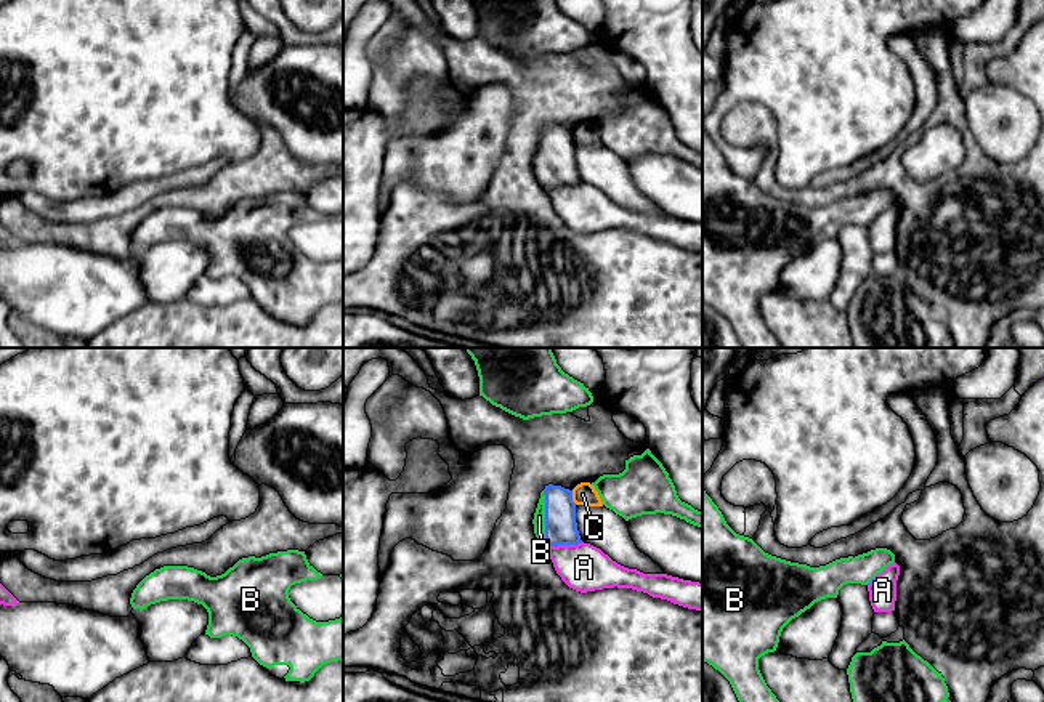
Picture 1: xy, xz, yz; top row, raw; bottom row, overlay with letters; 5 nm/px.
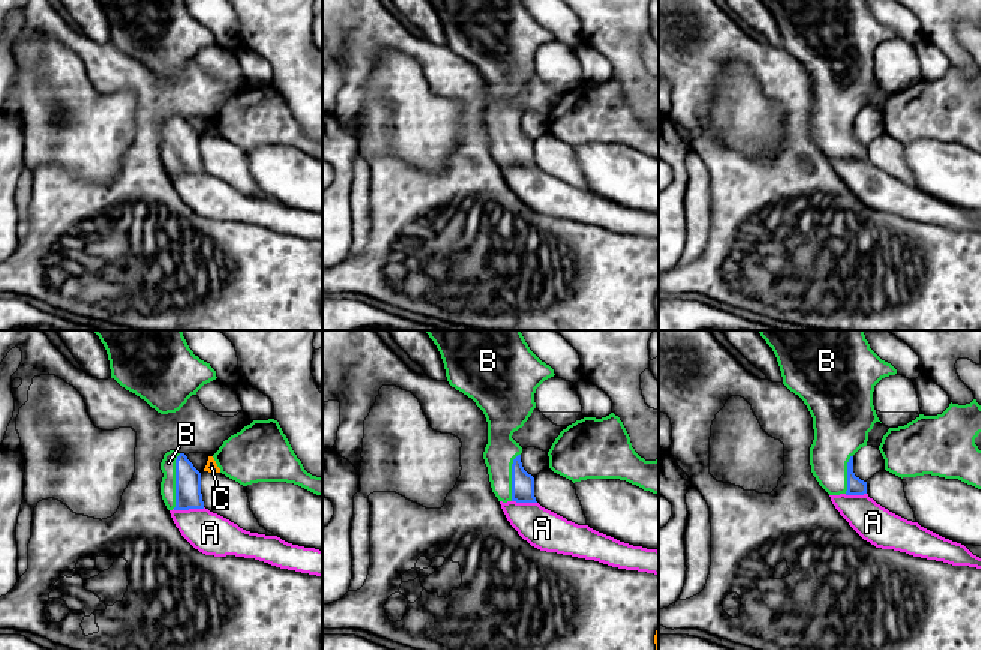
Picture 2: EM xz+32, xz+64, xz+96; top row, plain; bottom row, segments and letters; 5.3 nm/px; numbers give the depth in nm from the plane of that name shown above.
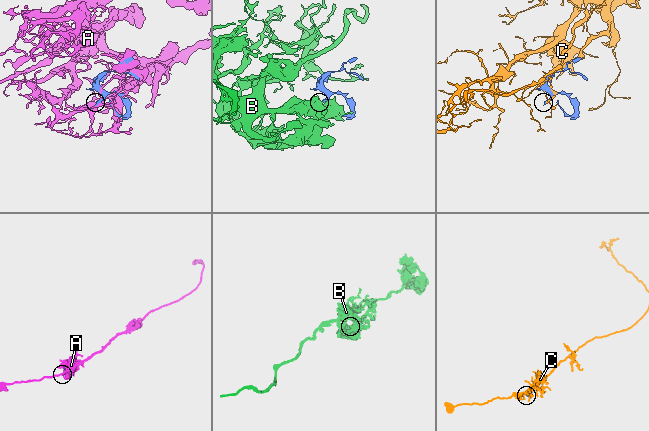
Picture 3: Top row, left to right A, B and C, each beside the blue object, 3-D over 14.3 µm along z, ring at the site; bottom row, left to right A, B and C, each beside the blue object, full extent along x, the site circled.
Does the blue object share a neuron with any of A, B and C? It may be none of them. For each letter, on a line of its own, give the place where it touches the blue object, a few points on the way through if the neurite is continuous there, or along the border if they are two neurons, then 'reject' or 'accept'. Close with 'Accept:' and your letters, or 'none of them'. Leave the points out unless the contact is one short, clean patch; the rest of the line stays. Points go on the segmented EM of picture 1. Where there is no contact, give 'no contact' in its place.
A: xz (563, 544) | reject
B: xz (546, 516) | across xz (560, 510), (554, 516), (546, 516), (539, 516) | accept
C: xz (571, 497) | reject
Accept: B

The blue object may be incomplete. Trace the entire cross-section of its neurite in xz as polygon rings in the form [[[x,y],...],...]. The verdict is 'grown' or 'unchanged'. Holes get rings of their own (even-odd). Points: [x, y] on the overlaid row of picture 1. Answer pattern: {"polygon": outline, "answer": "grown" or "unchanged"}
{"polygon": [[[548,484],[540,492],[532,524],[537,540],[545,548],[582,543],[573,490],[561,486]]], "answer": "grown"}

